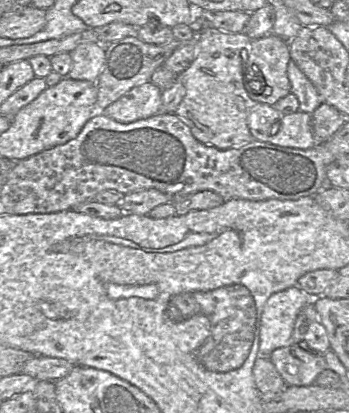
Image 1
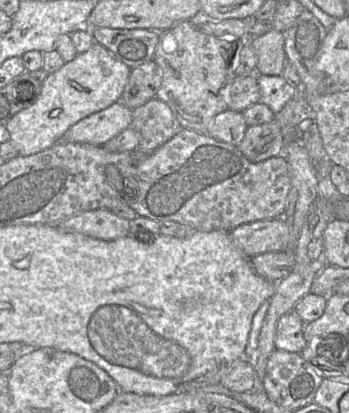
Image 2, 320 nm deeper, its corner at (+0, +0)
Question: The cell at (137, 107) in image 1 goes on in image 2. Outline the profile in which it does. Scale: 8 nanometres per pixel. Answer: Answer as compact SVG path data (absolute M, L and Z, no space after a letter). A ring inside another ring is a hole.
M118 101L77 122L61 141L102 146L130 127L132 120L133 110Z

